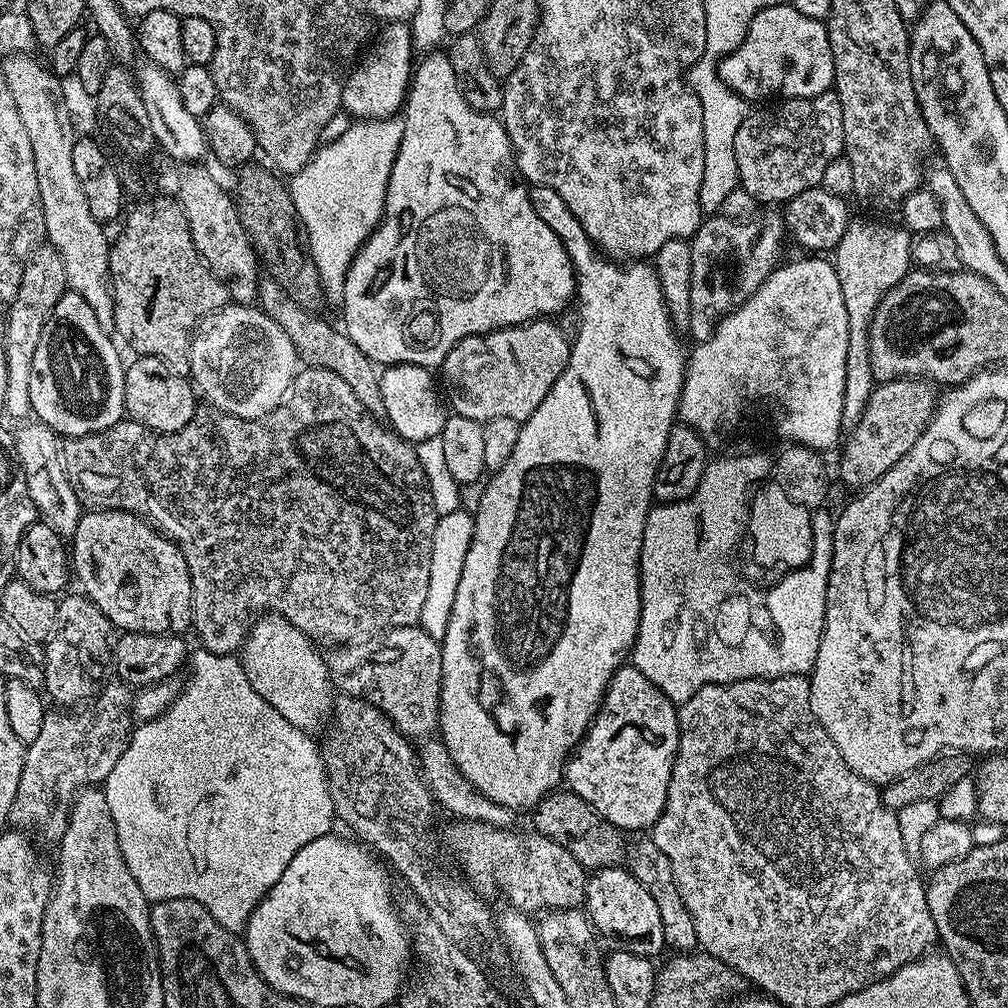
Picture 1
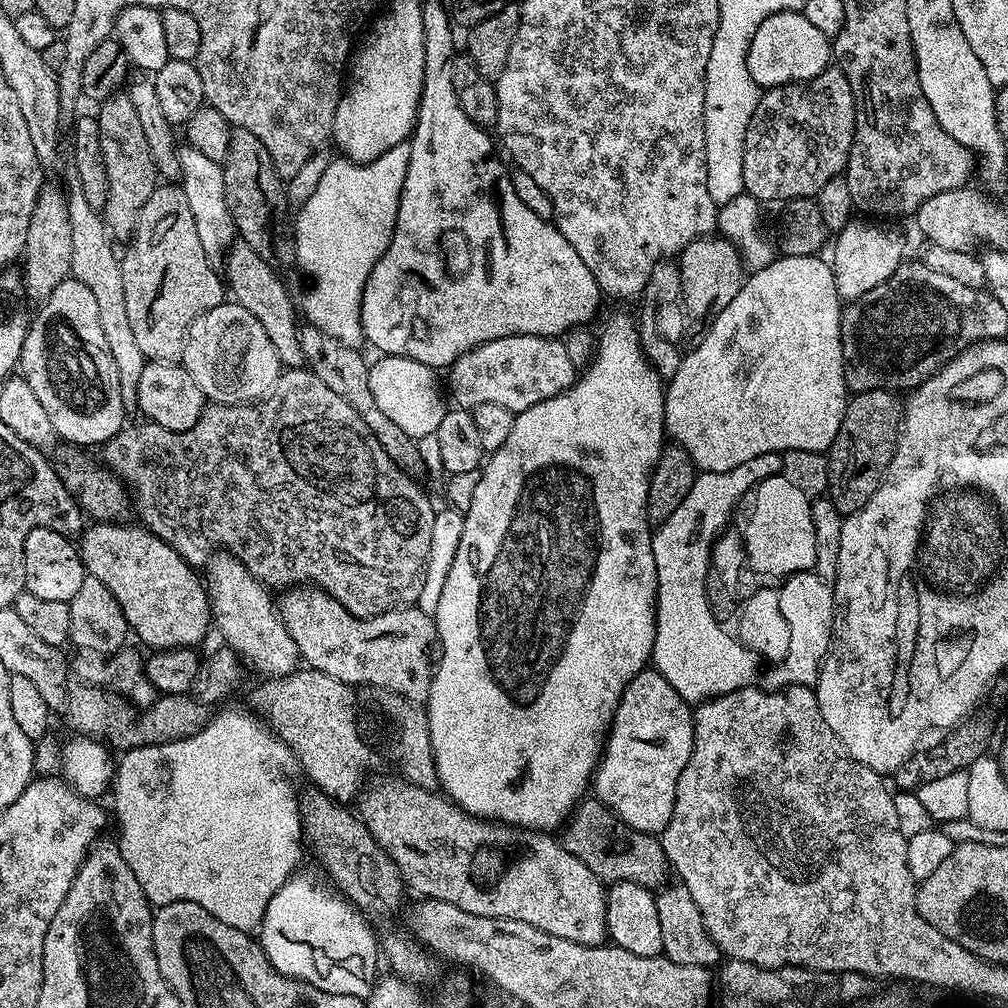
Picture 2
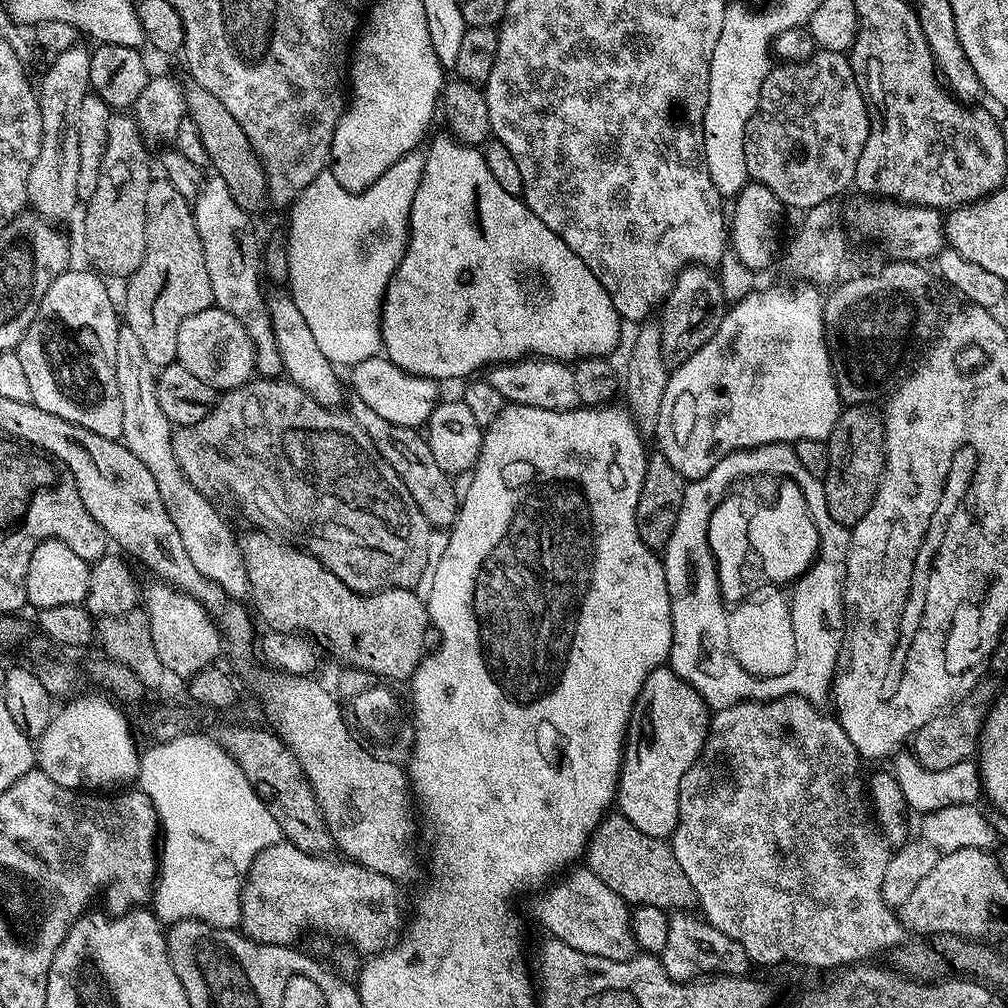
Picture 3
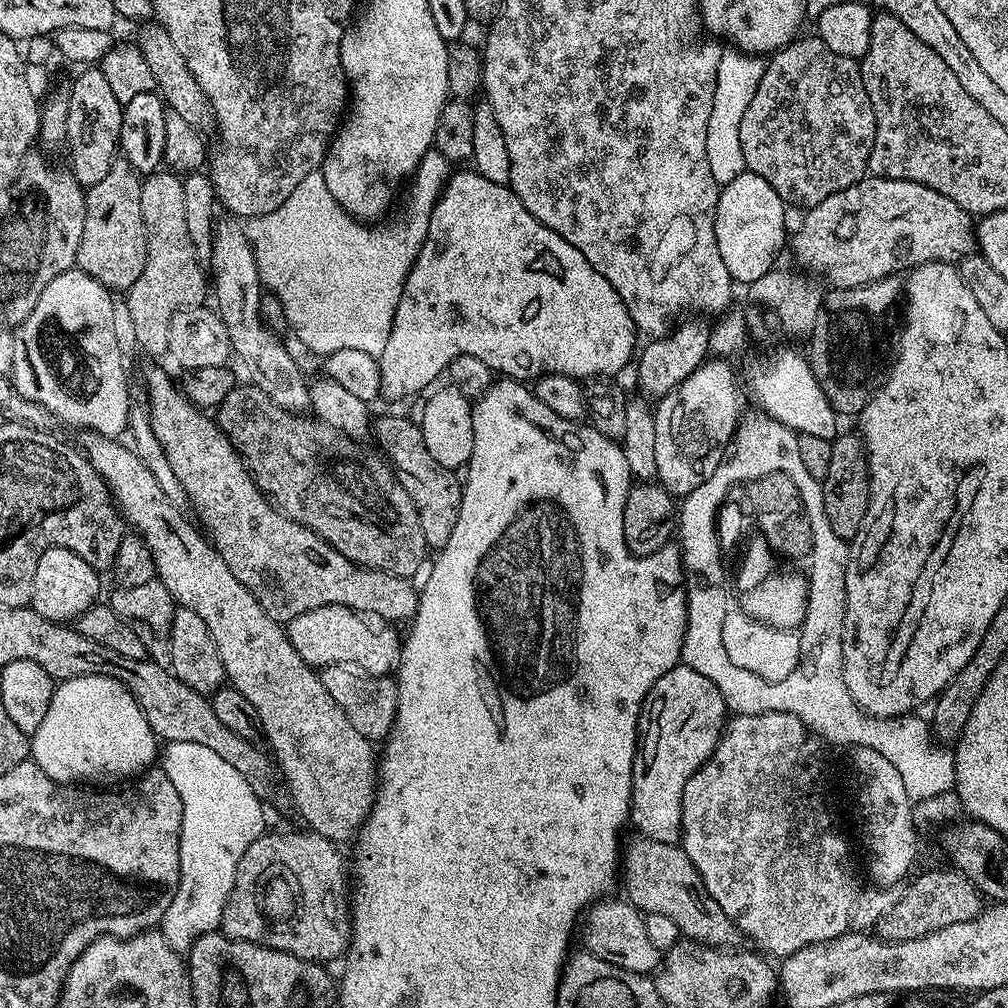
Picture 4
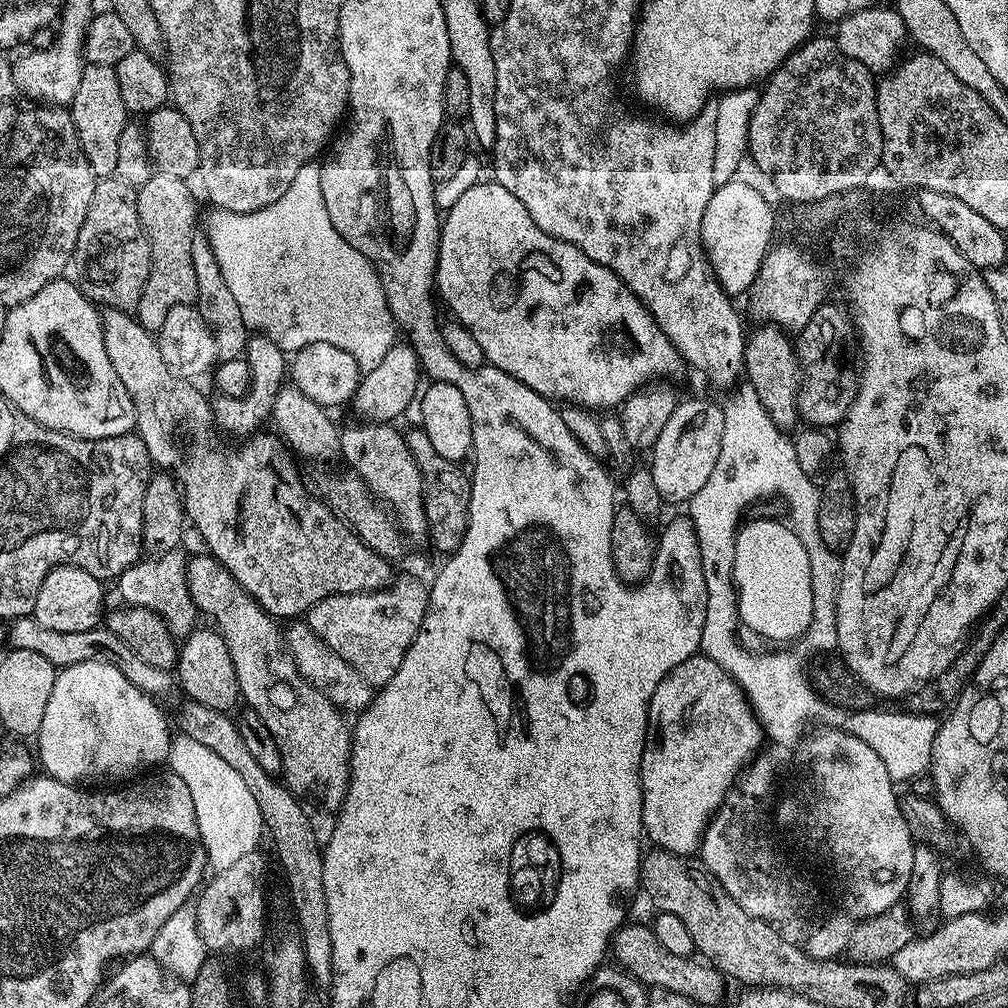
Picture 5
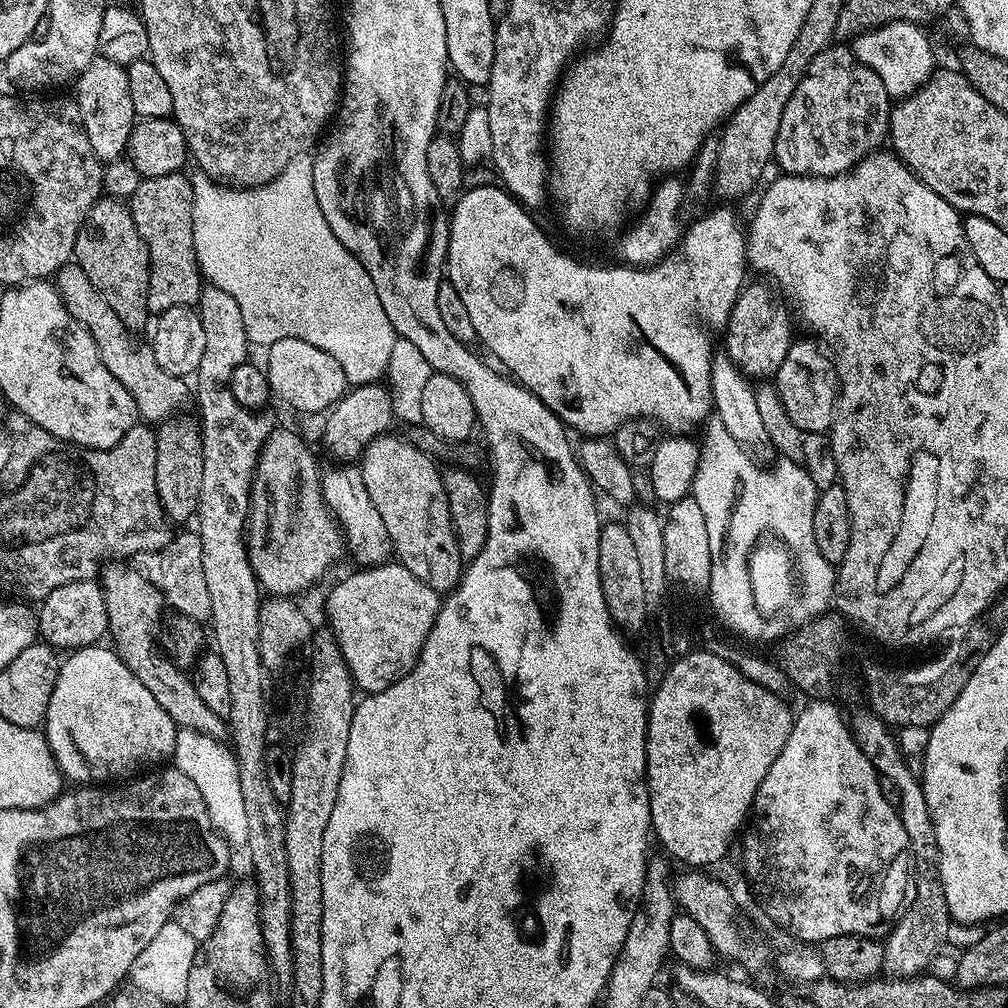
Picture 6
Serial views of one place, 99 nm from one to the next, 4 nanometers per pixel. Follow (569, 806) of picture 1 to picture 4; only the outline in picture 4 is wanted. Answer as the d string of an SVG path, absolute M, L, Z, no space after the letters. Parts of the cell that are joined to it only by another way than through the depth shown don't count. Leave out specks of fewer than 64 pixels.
M639 834L622 848L622 888L629 904L639 908L644 914L666 914L674 926L678 926L681 937L695 940L697 944L707 944L713 948L735 945L738 929L726 910L714 902L706 890L694 862L690 862L679 843L654 842Z

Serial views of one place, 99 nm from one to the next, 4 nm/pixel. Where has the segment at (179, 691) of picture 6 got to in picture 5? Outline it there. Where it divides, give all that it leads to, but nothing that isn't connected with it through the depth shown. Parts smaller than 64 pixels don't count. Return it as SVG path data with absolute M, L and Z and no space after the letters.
M187 701L178 716L179 731L202 746L213 750L228 766L242 777L242 782L249 788L254 802L262 814L265 831L270 834L279 864L284 870L288 882L288 892L298 922L297 929L302 938L305 962L311 981L324 992L332 986L333 974L333 942L330 941L329 912L326 910L325 883L322 881L323 851L318 842L314 826L298 802L299 797L287 785L280 783L264 770L251 757L249 747L235 719L229 714L210 710L200 703Z

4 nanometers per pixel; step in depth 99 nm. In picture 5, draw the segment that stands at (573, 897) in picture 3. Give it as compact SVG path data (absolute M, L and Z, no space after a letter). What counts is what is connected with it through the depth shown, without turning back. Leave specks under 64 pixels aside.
M625 923L613 934L610 945L611 955L613 957L616 955L617 961L615 960L615 963L623 971L649 989L682 994L702 1006L716 1004L720 999L722 999L721 1001L725 999L726 978L717 968L713 968L711 964L701 962L692 956L679 956L670 950L665 950L662 947L662 942L658 942L658 938L652 933L651 927L647 923L632 923Z

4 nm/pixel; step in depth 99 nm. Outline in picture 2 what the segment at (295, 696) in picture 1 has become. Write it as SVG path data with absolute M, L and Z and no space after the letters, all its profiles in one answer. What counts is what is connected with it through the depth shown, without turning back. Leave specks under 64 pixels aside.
M216 550L209 555L206 561L206 587L208 602L212 606L214 628L224 635L223 643L233 648L243 663L261 672L261 677L275 678L289 676L297 671L301 663L298 646L294 646L294 638L280 621L277 605L268 595L269 589L260 583L260 579L246 566L242 566L237 556L223 550Z

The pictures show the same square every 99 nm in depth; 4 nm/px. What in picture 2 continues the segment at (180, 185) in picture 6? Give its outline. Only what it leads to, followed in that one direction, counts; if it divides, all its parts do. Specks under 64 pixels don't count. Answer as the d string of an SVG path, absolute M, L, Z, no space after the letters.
M172 182L161 183L146 198L146 206L136 215L136 227L130 237L129 246L120 256L122 286L126 289L126 315L130 318L130 327L134 330L134 342L138 342L142 354L149 361L163 360L166 364L177 363L184 355L184 333L206 310L225 303L226 284L221 273L212 269L213 261L202 250L201 239L186 200L186 194L180 186Z

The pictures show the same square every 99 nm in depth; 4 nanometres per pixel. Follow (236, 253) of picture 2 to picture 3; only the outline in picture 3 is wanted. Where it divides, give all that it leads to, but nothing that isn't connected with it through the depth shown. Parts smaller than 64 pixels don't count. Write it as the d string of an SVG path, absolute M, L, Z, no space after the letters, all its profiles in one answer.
M272 290L267 293L266 299L274 342L277 343L278 354L281 355L283 375L302 390L306 390L306 394L310 394L314 402L327 408L343 405L344 390L336 377L337 369L328 361L326 354L322 354L318 342L314 342L314 334L310 326L306 326L306 318L302 318L302 310L298 310L291 292Z

